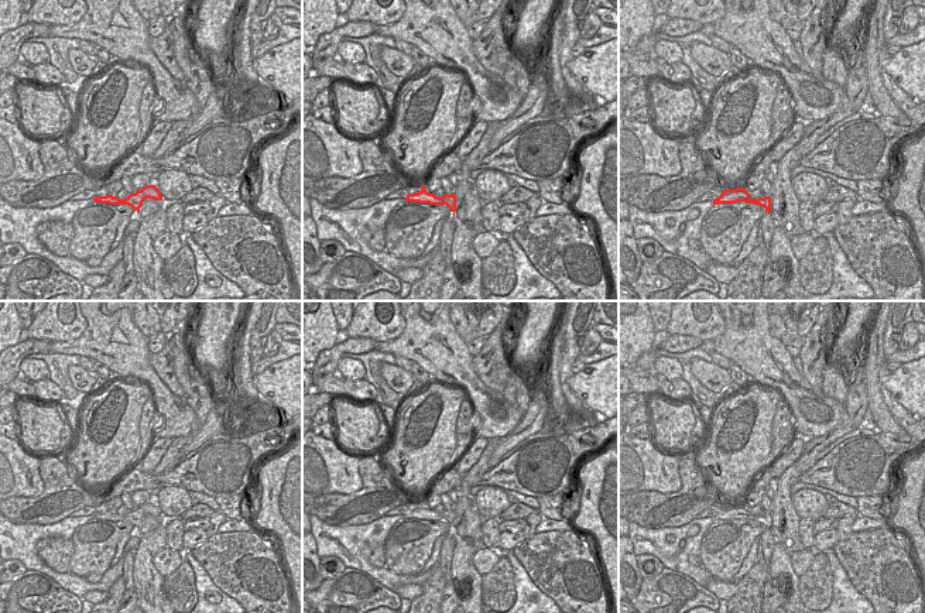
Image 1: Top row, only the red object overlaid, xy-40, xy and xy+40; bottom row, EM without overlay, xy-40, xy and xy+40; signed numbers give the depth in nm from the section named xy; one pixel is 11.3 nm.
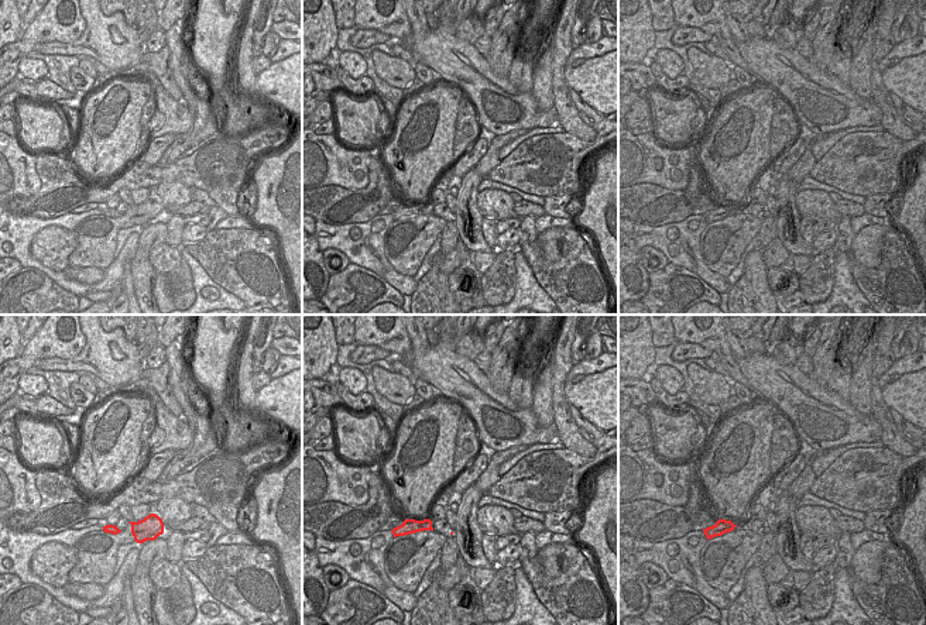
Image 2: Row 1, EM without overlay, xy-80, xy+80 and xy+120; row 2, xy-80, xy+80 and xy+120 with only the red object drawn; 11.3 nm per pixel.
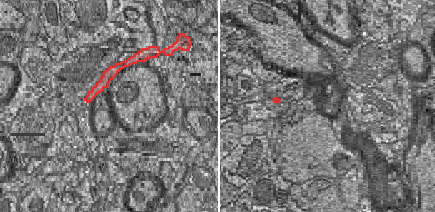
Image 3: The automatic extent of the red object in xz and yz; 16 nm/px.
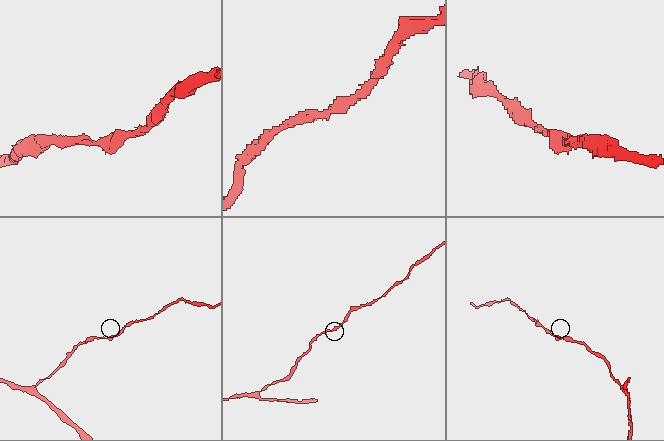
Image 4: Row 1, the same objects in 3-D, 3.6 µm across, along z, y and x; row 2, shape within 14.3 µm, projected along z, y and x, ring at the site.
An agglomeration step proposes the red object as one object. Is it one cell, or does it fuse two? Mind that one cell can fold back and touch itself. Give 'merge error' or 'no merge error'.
no merge error

